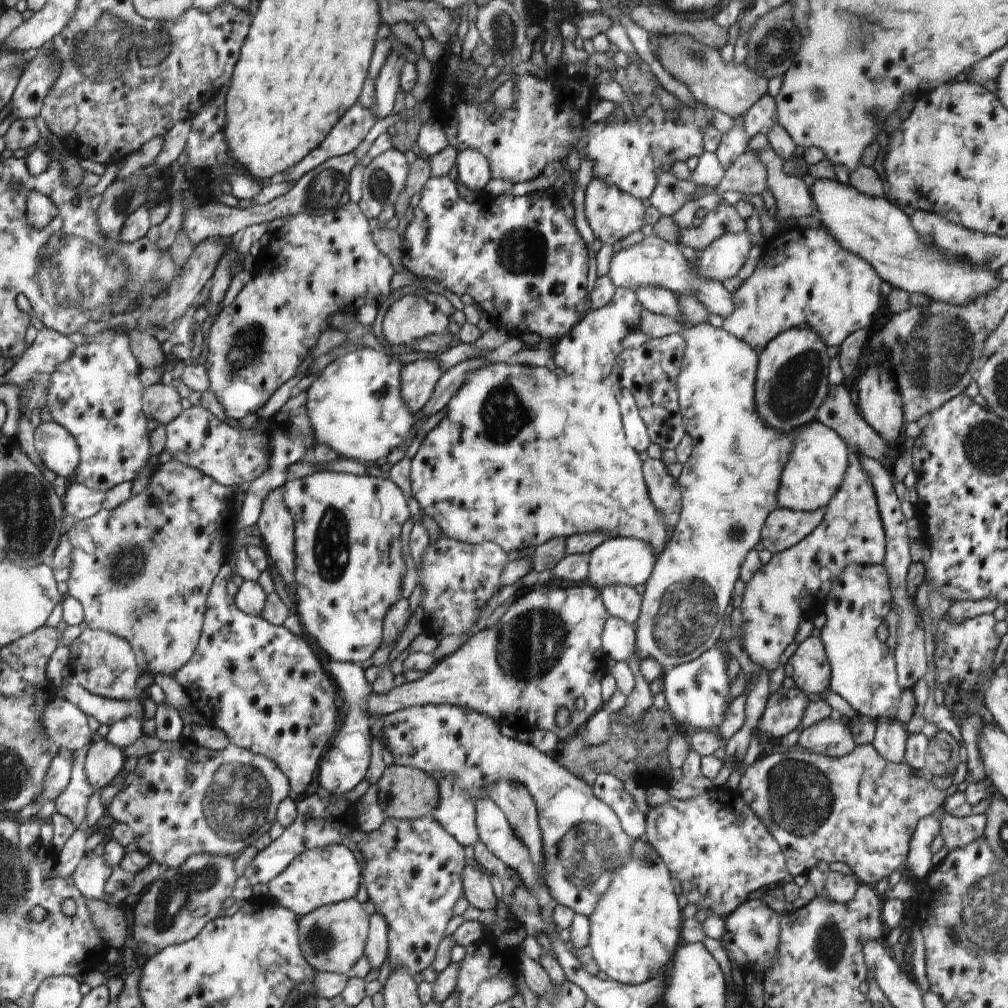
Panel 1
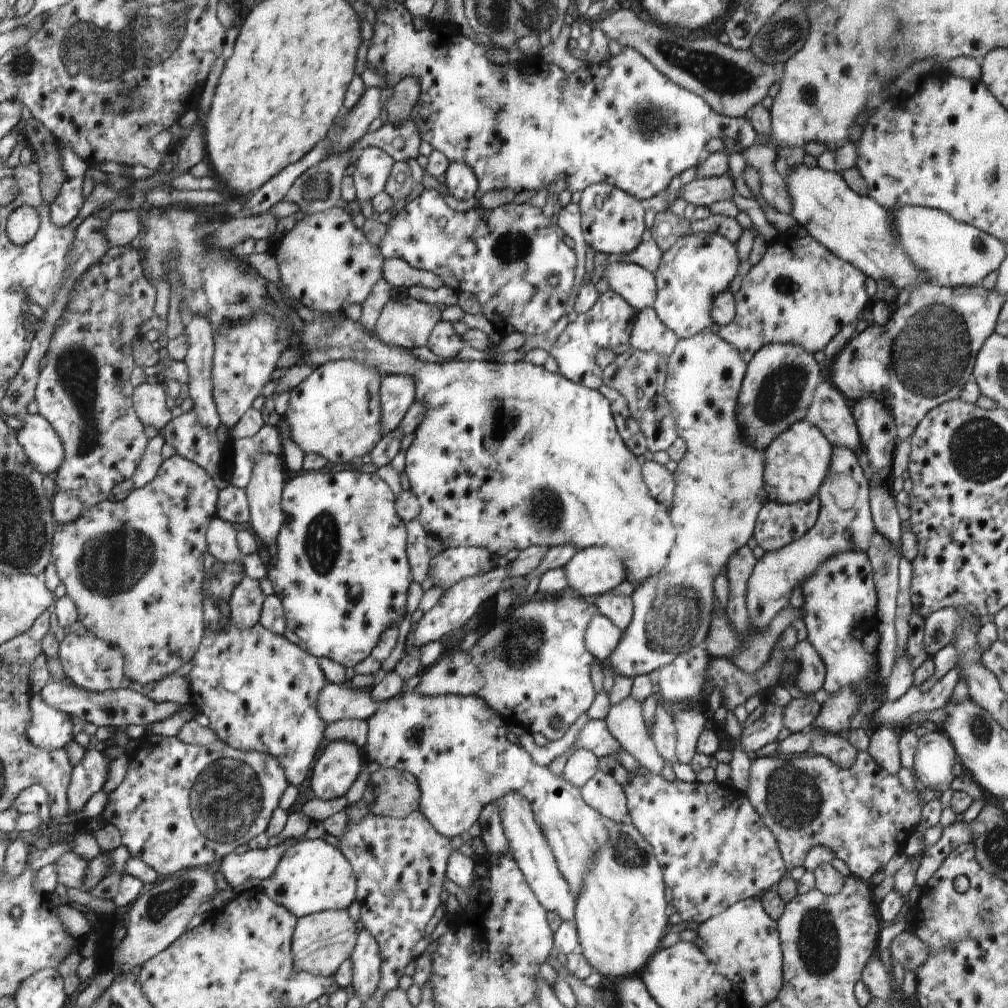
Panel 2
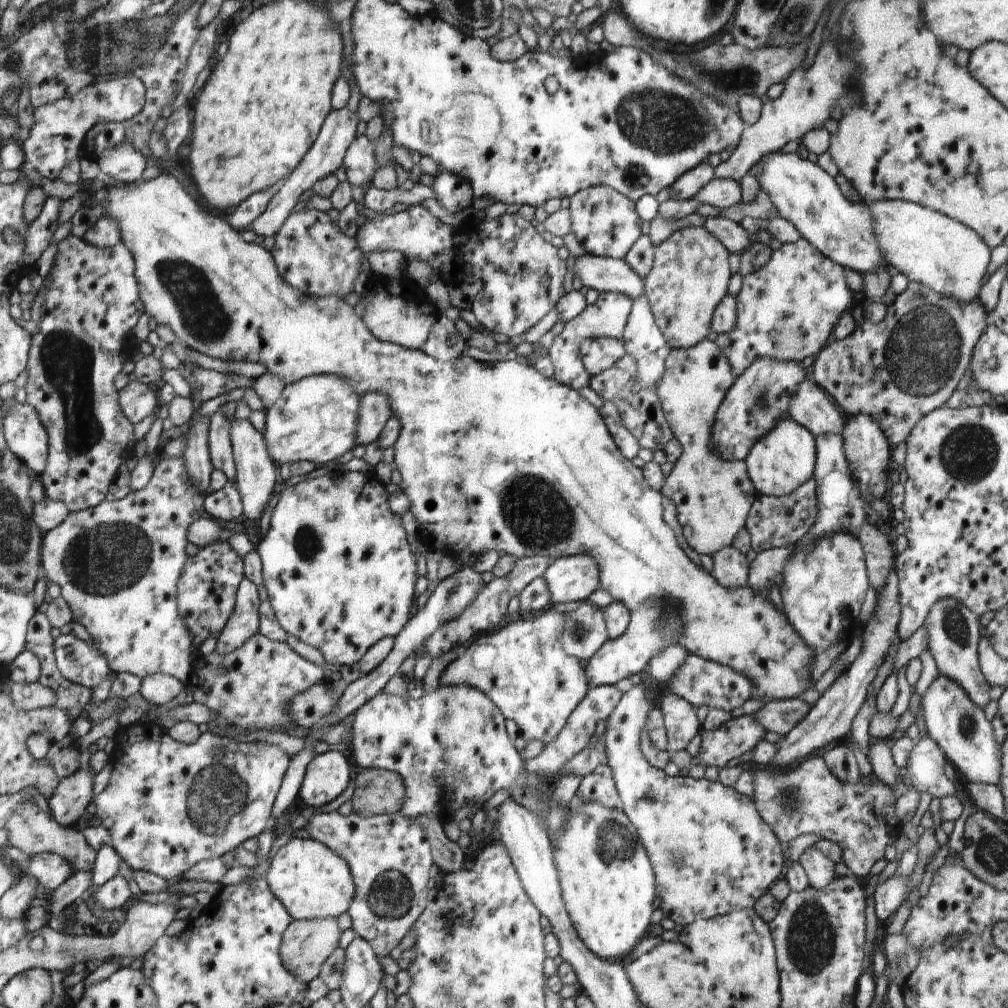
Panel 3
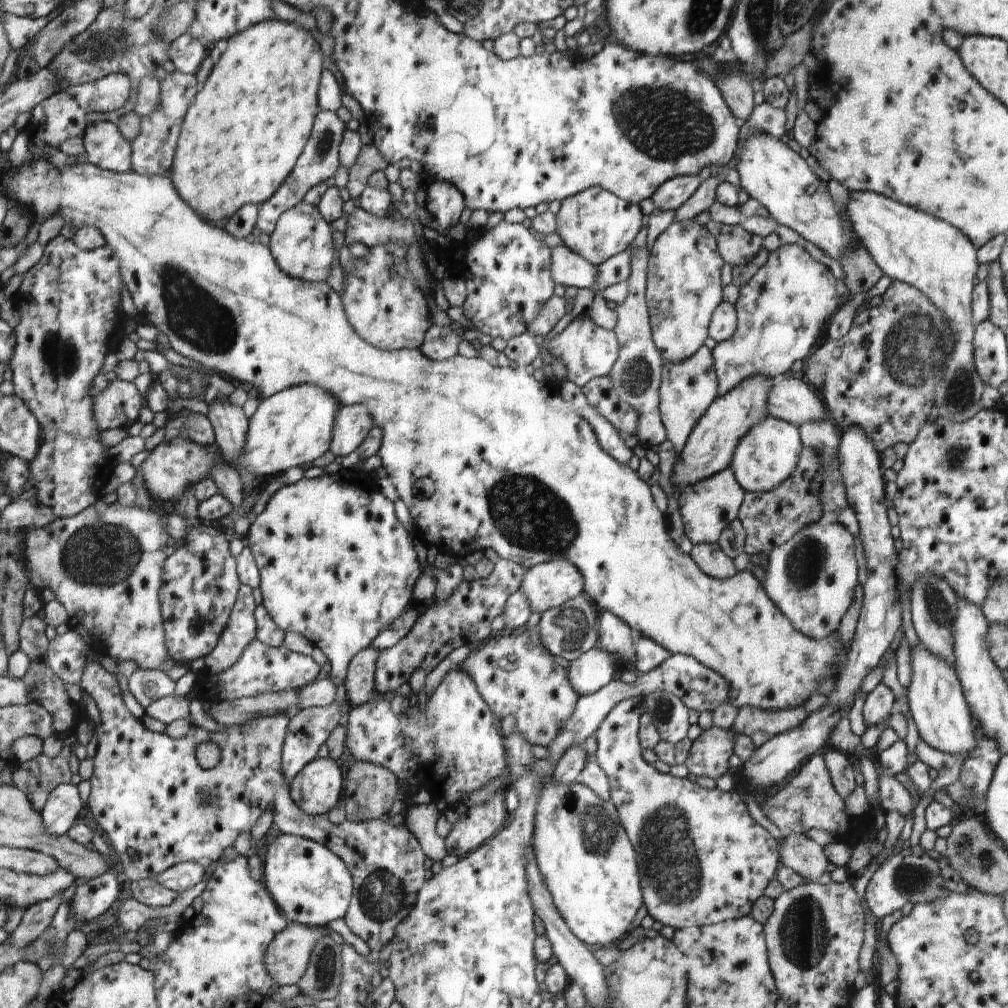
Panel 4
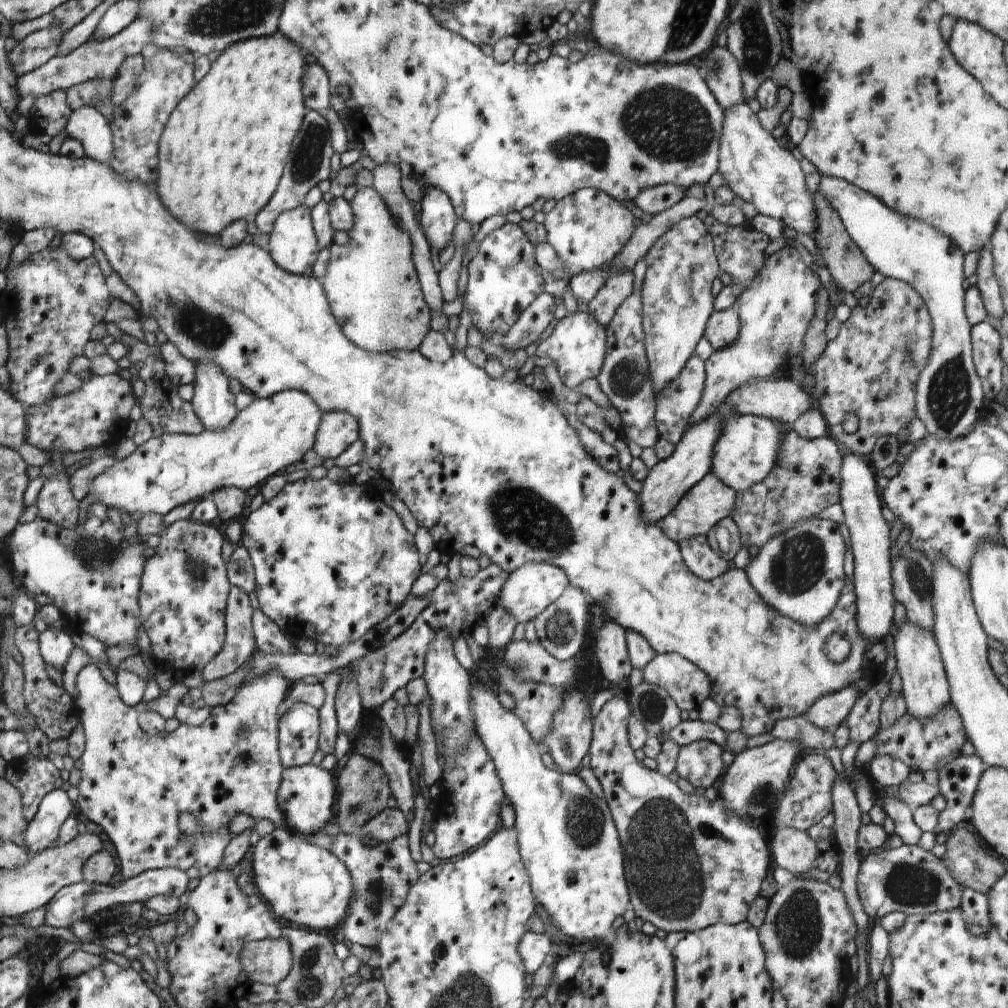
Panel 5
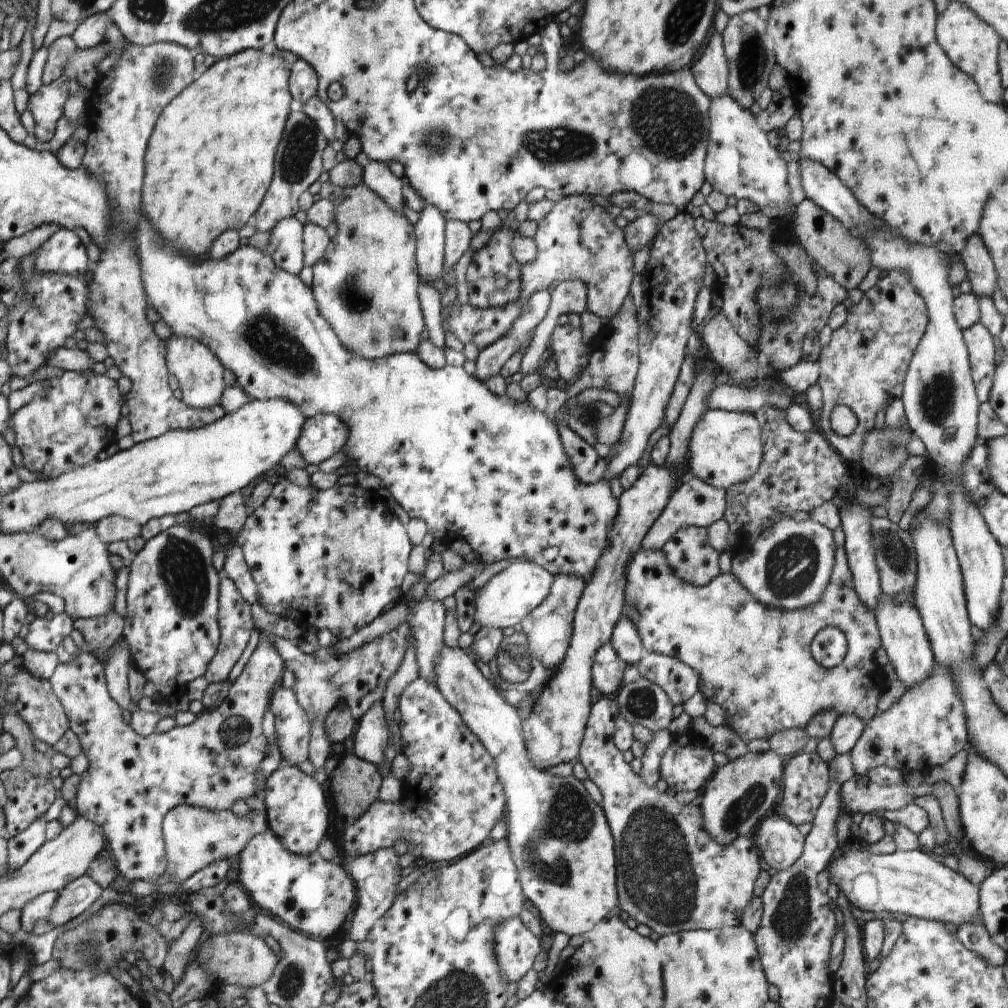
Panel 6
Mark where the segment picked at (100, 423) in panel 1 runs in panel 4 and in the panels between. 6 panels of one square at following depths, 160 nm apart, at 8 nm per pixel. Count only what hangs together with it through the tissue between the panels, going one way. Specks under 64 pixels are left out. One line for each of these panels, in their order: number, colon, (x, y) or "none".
2: (84, 390)
3: (85, 338)
4: (72, 296)

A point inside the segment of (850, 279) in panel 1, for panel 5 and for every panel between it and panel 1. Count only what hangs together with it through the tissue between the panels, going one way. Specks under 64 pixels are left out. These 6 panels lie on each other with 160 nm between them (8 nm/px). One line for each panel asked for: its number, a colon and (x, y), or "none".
2: (800, 293)
3: (787, 310)
4: (782, 312)
5: (775, 311)

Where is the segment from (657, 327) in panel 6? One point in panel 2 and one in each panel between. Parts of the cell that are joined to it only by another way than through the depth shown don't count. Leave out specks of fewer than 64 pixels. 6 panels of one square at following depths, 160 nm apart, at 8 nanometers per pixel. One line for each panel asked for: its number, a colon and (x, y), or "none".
2: (691, 274)
3: (690, 273)
4: (683, 288)
5: (677, 301)

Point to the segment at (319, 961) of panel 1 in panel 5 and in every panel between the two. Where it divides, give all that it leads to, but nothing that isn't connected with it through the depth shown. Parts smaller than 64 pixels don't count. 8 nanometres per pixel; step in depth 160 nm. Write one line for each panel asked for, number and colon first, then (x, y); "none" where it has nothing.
2: (324, 940)
3: (308, 943)
4: (288, 957)
5: (266, 961)

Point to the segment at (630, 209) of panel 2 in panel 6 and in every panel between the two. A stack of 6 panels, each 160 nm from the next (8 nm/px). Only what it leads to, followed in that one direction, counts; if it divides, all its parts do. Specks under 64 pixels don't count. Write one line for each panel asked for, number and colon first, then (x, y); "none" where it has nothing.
3: (605, 222)
4: (596, 224)
5: (588, 229)
6: (578, 240)

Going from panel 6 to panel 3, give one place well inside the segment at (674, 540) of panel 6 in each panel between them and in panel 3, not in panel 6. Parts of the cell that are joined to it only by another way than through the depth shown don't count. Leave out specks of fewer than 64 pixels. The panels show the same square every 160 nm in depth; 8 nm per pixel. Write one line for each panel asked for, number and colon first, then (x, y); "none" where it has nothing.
3: (730, 568)
4: (709, 557)
5: (702, 562)

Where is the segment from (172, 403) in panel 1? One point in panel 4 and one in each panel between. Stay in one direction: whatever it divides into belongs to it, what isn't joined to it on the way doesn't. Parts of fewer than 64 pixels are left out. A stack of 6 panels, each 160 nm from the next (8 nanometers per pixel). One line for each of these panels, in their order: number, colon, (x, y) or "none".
2: (152, 404)
3: (136, 400)
4: (119, 403)

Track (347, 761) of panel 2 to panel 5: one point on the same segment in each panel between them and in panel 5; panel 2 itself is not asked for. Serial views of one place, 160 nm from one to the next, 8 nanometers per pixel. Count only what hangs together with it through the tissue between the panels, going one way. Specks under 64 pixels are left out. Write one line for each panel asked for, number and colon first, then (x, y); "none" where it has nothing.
3: (328, 774)
4: (317, 788)
5: (306, 793)

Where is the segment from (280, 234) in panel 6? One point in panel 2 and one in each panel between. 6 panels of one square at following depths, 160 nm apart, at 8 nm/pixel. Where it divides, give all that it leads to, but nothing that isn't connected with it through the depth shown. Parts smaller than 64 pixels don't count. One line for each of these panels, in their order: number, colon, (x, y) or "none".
2: (326, 264)
3: (312, 255)
4: (301, 243)
5: (293, 245)

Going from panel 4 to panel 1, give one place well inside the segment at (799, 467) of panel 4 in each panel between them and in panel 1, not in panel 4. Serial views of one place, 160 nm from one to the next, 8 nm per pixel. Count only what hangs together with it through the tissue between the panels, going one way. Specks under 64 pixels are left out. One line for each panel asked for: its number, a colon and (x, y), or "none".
1: (784, 528)
2: (779, 524)
3: (774, 522)

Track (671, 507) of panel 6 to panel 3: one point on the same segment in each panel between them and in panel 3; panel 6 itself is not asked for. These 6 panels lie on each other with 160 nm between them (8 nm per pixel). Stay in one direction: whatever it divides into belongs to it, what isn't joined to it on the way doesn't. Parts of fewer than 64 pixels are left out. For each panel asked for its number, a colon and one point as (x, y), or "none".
3: (714, 496)
4: (706, 507)
5: (710, 500)

